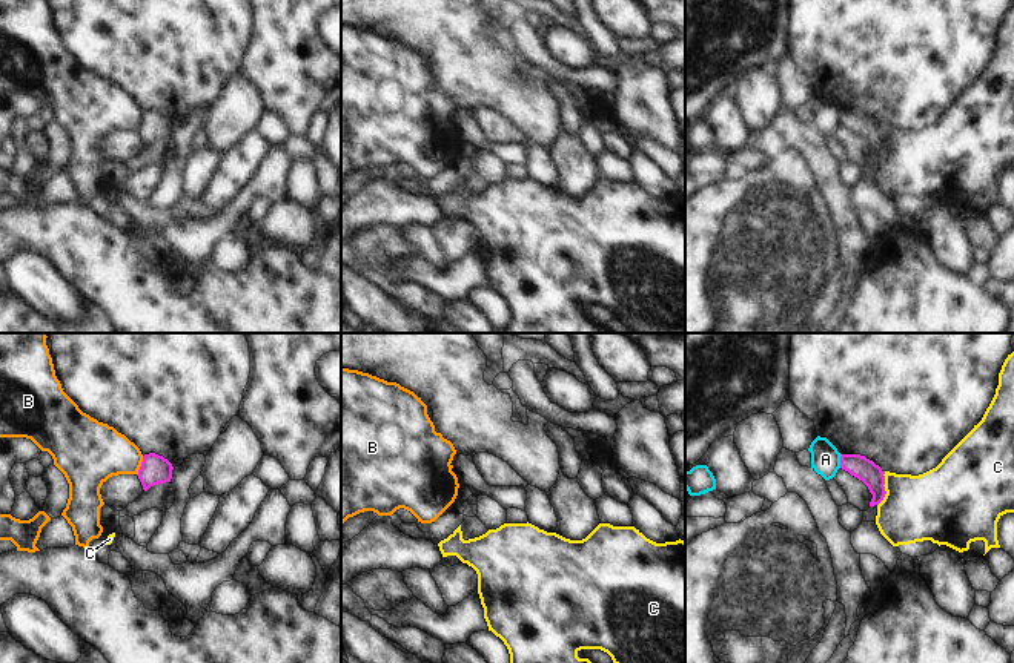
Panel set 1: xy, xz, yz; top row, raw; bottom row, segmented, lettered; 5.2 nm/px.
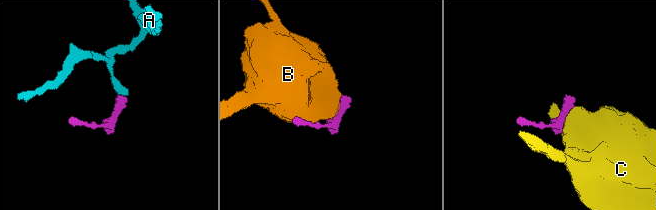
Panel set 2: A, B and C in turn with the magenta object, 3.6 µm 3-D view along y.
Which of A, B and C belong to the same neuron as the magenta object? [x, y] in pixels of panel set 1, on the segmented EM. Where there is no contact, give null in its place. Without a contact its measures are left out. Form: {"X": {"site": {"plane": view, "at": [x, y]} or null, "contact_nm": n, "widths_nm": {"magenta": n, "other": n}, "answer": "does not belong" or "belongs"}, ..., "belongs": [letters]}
{"A": {"site": {"plane": "yz", "at": [841, 461]}, "contact_nm": 70, "widths_nm": {"magenta": 120, "other": 160}, "answer": "does not belong"}, "B": {"site": {"plane": "xy", "at": [142, 465]}, "contact_nm": 110, "widths_nm": {"magenta": 150, "other": 300}, "answer": "does not belong"}, "C": {"site": {"plane": "yz", "at": [884, 488]}, "contact_nm": 190, "widths_nm": {"magenta": 120, "other": 340}, "answer": "does not belong"}, "belongs": []}

